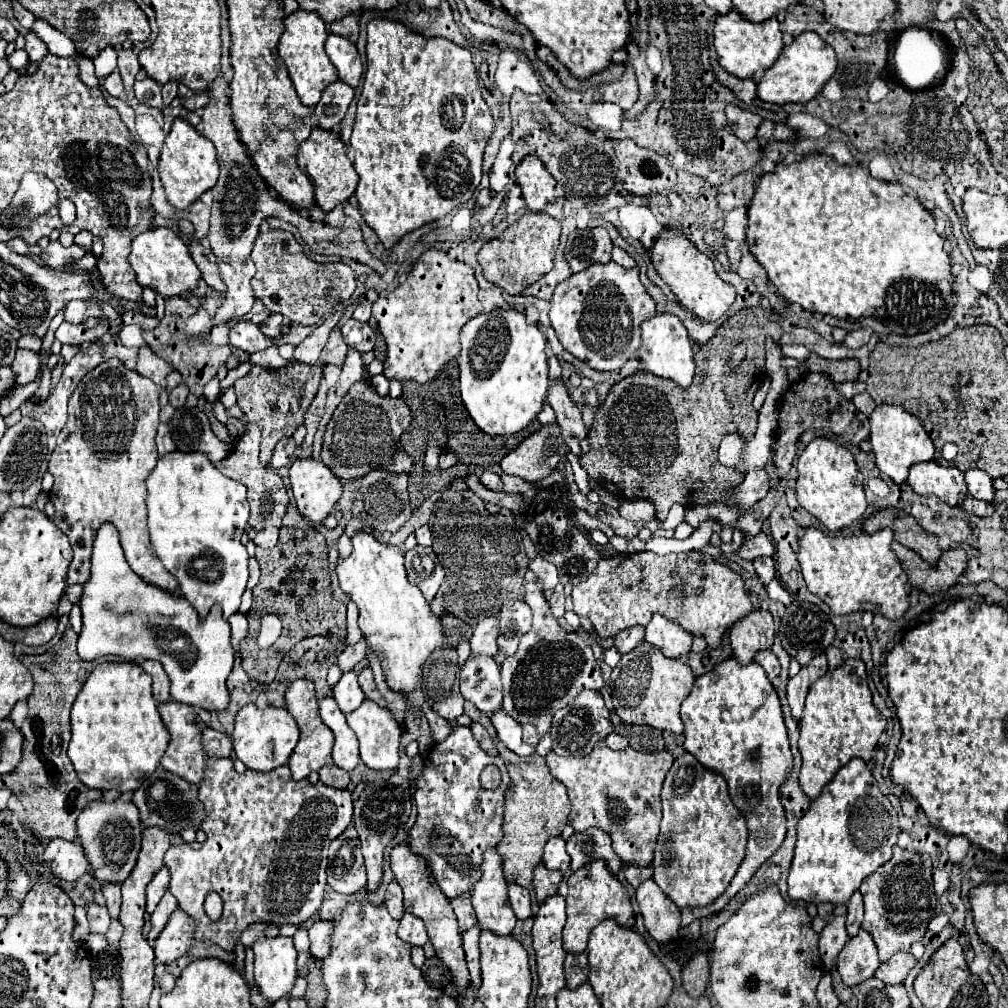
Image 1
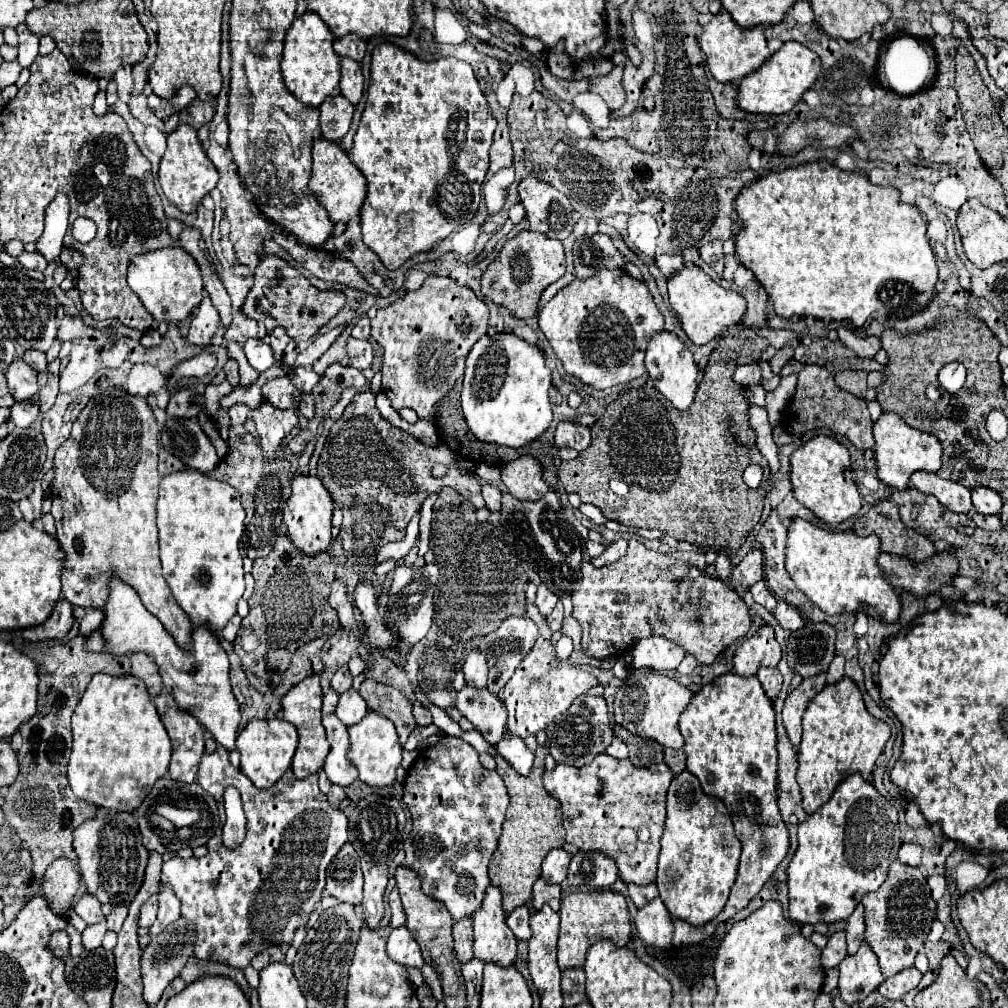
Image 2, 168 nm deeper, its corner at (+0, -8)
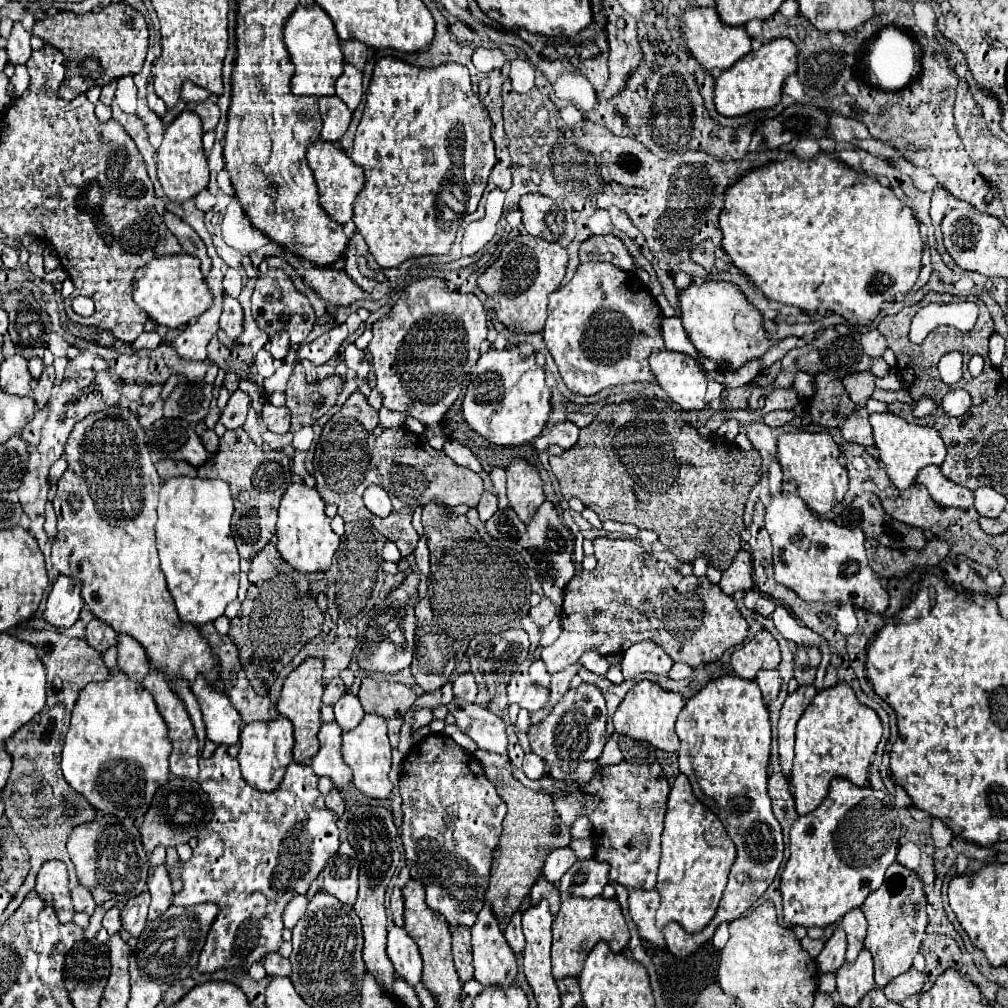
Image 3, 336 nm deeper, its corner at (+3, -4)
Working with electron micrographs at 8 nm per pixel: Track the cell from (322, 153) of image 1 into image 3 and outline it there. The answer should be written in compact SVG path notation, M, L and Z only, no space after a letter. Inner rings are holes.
M318 140L318 142L314 142L308 148L306 160L308 160L308 166L310 166L312 174L314 174L322 208L338 224L350 222L352 220L352 204L354 204L354 198L358 196L358 192L364 186L364 170L360 166L356 166L344 150L340 150L332 142L324 142L324 140Z

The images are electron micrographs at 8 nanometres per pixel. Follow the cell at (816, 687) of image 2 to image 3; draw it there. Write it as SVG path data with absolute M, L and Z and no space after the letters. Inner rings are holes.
M800 686L794 694L790 694L780 710L778 720L778 752L780 752L780 766L782 774L788 778L792 770L792 758L794 758L794 730L796 722L800 720L806 706L816 696L814 686Z

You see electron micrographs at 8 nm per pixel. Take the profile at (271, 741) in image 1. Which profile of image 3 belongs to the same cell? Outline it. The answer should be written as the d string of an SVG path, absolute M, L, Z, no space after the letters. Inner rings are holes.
M276 718L266 724L258 722L246 724L240 734L240 752L238 752L238 762L244 780L262 792L274 792L286 774L286 766L292 762L292 746L294 746L292 722L288 718Z

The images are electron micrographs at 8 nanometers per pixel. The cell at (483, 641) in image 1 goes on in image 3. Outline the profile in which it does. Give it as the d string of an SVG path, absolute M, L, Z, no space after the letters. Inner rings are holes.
M470 672L460 674L458 678L454 678L452 686L454 686L454 698L464 700L464 702L474 702L476 700L478 686L474 684L474 676Z

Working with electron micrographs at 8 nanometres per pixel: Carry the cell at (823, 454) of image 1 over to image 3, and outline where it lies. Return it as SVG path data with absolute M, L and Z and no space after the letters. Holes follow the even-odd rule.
M786 432L778 438L778 462L782 466L782 490L800 496L816 514L830 512L848 492L846 468L838 462L840 448L828 432Z

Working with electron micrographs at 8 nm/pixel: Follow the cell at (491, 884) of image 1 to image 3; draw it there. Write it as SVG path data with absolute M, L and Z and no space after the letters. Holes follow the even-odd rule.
M490 906L478 912L472 932L474 948L474 978L482 986L508 988L516 980L516 956L506 944L506 938L490 912Z

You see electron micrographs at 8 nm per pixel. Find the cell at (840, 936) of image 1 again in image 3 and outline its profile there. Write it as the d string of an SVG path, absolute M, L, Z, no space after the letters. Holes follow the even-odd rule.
M836 928L832 938L826 942L824 950L816 958L820 972L836 972L844 964L844 952L846 952L846 934L842 928Z

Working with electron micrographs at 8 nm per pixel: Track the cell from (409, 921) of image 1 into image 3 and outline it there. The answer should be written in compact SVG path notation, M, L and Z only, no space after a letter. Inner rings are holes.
M394 924L388 926L388 958L392 960L396 974L410 986L416 986L422 976L422 958L418 956L418 946L406 934L404 928Z

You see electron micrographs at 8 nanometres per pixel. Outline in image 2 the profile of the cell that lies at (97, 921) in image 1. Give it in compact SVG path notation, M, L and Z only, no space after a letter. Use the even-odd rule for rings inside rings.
M89 894L83 896L83 898L77 902L75 912L77 912L89 926L99 924L99 922L105 920L105 916L103 916L103 912L101 912L101 902L99 902L95 896L89 896Z

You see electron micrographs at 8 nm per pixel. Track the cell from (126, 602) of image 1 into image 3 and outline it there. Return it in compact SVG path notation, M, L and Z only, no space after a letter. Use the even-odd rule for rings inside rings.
M202 676L194 680L190 690L200 702L200 710L206 724L206 736L214 744L224 744L224 746L238 744L244 722L238 710L230 704L228 696L224 696L216 688L210 688L210 684L206 684Z

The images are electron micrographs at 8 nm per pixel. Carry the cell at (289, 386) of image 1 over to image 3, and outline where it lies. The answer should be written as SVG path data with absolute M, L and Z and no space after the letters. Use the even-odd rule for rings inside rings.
M266 404L260 412L260 418L266 424L266 428L274 434L286 434L290 430L290 412L286 406L276 408L272 404Z

